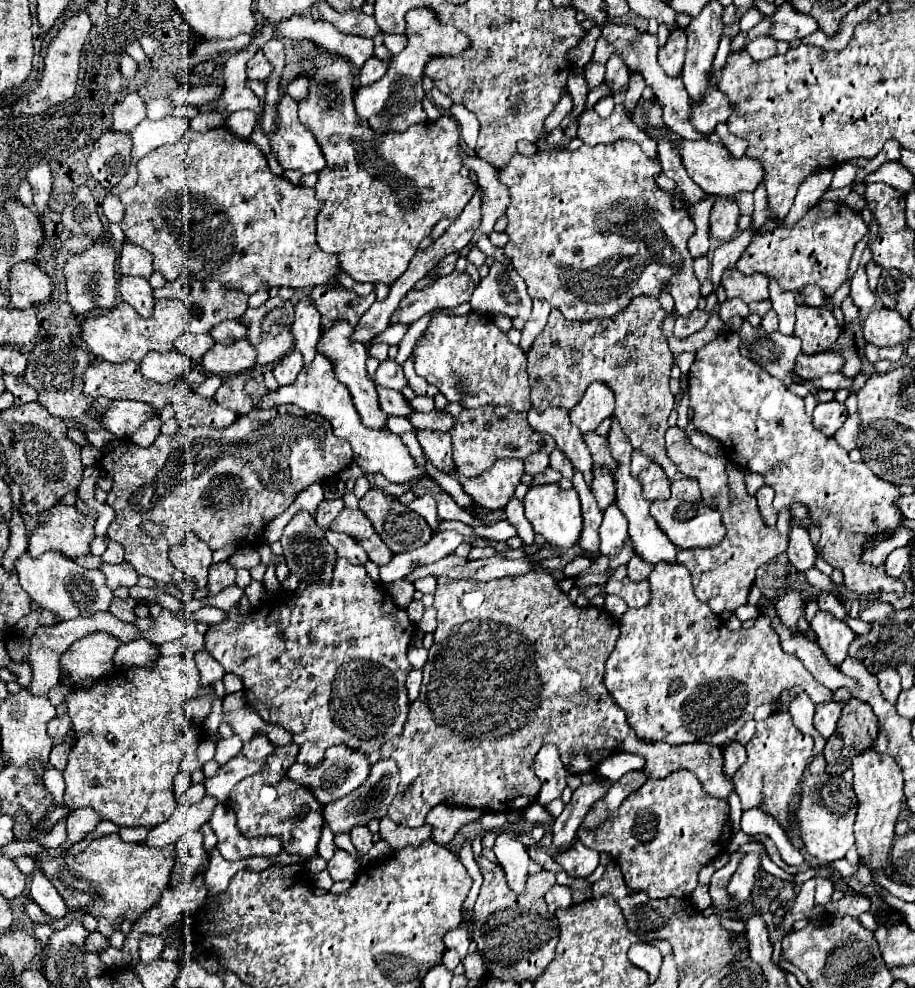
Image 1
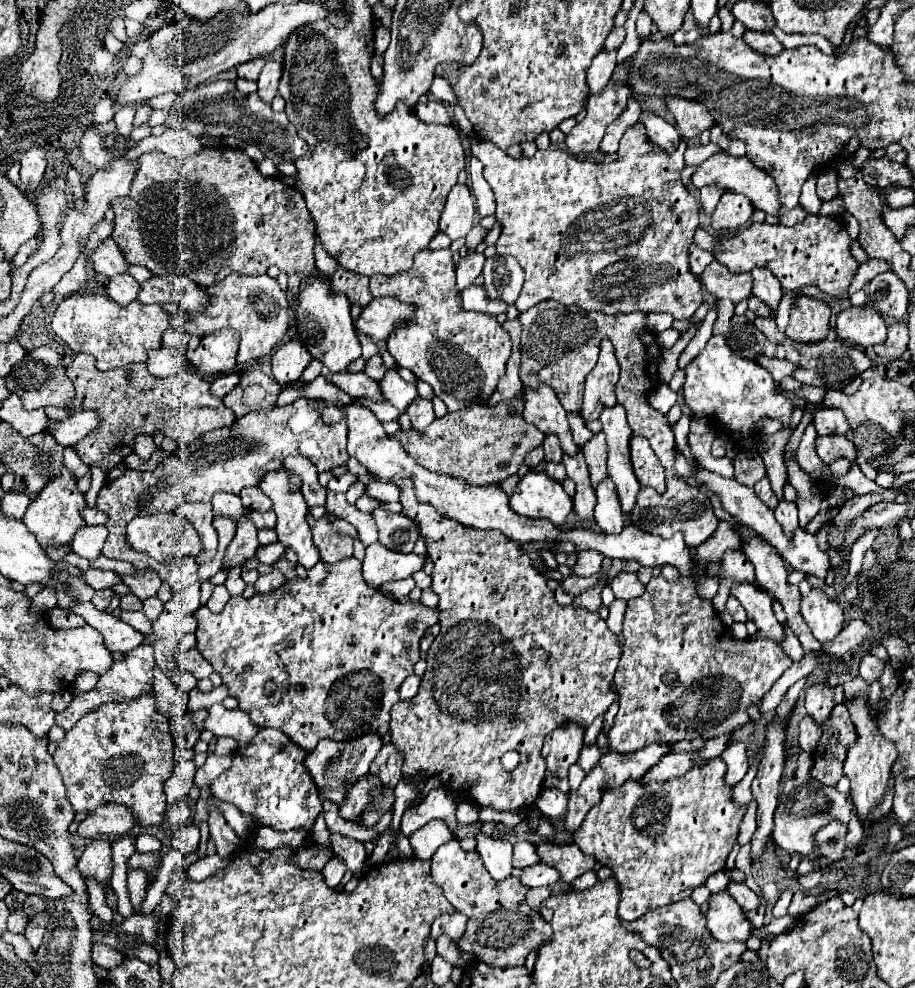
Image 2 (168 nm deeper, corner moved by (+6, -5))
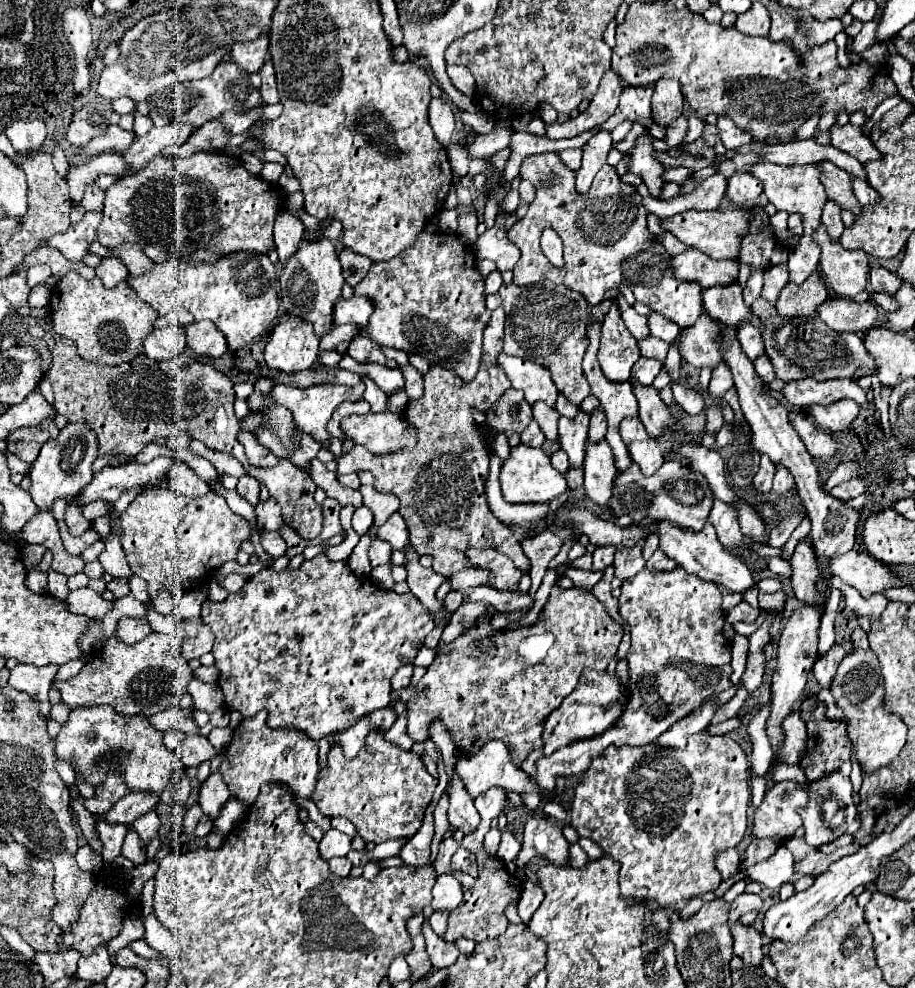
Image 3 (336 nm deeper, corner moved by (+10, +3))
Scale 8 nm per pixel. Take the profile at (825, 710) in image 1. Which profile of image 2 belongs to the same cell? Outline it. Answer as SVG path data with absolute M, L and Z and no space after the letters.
M818 683L806 691L806 711L818 725L830 717L838 703L844 703L844 691L840 685L830 687L828 683Z

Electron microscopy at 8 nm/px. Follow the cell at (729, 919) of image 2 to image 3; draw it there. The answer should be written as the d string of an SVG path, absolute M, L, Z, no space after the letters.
M736 921L730 927L730 935L734 939L734 953L744 959L744 965L760 967L760 961L764 957L764 953L762 953L764 941L762 941L760 933L752 925L740 925L740 921Z

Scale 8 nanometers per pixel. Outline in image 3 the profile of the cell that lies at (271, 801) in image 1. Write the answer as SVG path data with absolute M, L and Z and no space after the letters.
M260 711L254 719L244 719L236 729L234 737L224 749L220 775L228 785L232 797L252 803L258 797L260 787L266 783L280 783L290 787L294 799L310 799L314 783L318 779L318 745L300 731L278 731L266 725L268 713Z

